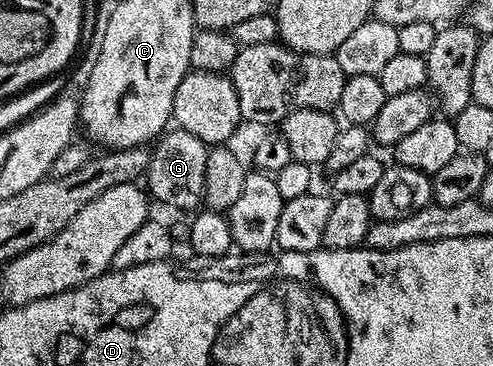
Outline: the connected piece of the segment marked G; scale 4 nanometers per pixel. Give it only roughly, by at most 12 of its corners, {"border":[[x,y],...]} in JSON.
{"border":[[181,129],[153,144],[144,176],[166,207],[203,206],[207,144]]}

